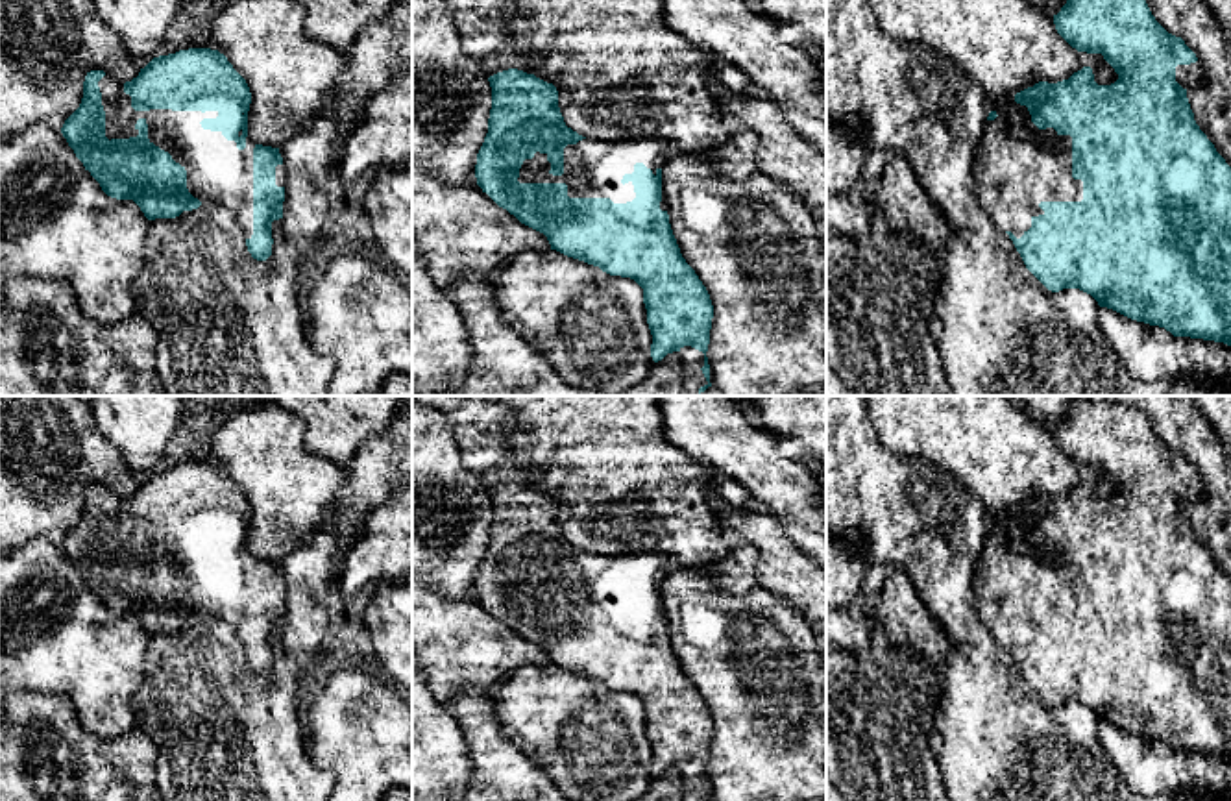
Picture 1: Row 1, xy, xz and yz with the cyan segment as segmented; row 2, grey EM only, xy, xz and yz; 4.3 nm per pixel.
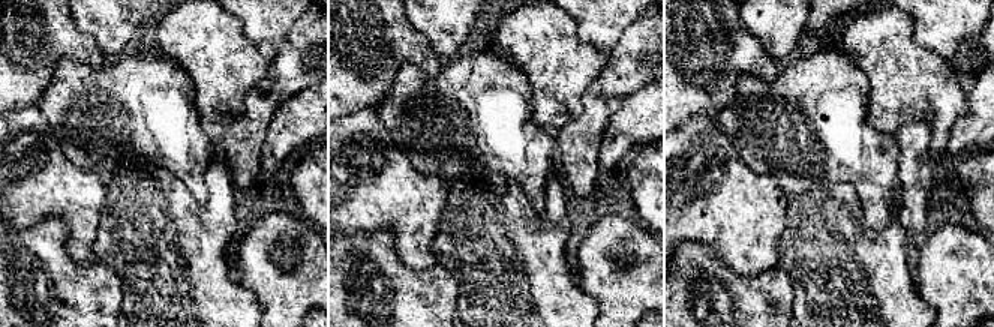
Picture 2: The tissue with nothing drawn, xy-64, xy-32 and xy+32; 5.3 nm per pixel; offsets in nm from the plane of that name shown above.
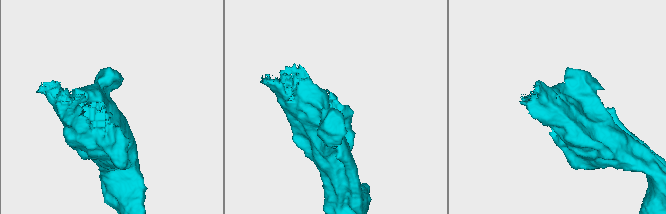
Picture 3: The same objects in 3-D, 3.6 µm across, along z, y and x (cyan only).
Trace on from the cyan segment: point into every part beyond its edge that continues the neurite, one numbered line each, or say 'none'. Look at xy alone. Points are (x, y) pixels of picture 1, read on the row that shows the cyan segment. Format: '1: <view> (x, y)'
1: xy (219, 174)

